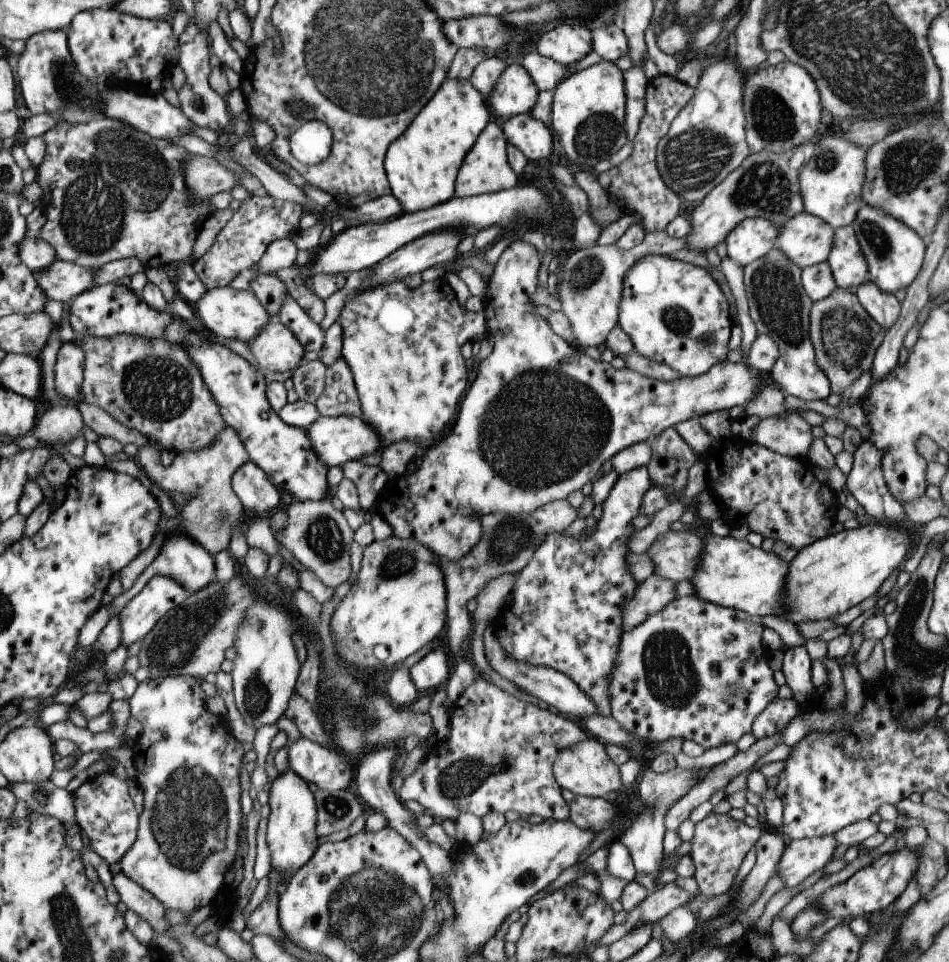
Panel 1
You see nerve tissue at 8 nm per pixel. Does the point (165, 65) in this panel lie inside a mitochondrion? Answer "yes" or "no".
no

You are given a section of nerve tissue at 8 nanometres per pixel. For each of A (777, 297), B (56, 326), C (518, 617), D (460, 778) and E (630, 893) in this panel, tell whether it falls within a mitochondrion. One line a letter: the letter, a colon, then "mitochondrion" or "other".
A: mitochondrion
B: other
C: other
D: mitochondrion
E: other

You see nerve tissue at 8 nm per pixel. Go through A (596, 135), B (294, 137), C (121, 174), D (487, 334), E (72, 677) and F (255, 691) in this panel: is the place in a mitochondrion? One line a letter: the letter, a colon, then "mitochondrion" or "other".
A: mitochondrion
B: other
C: mitochondrion
D: other
E: other
F: mitochondrion

